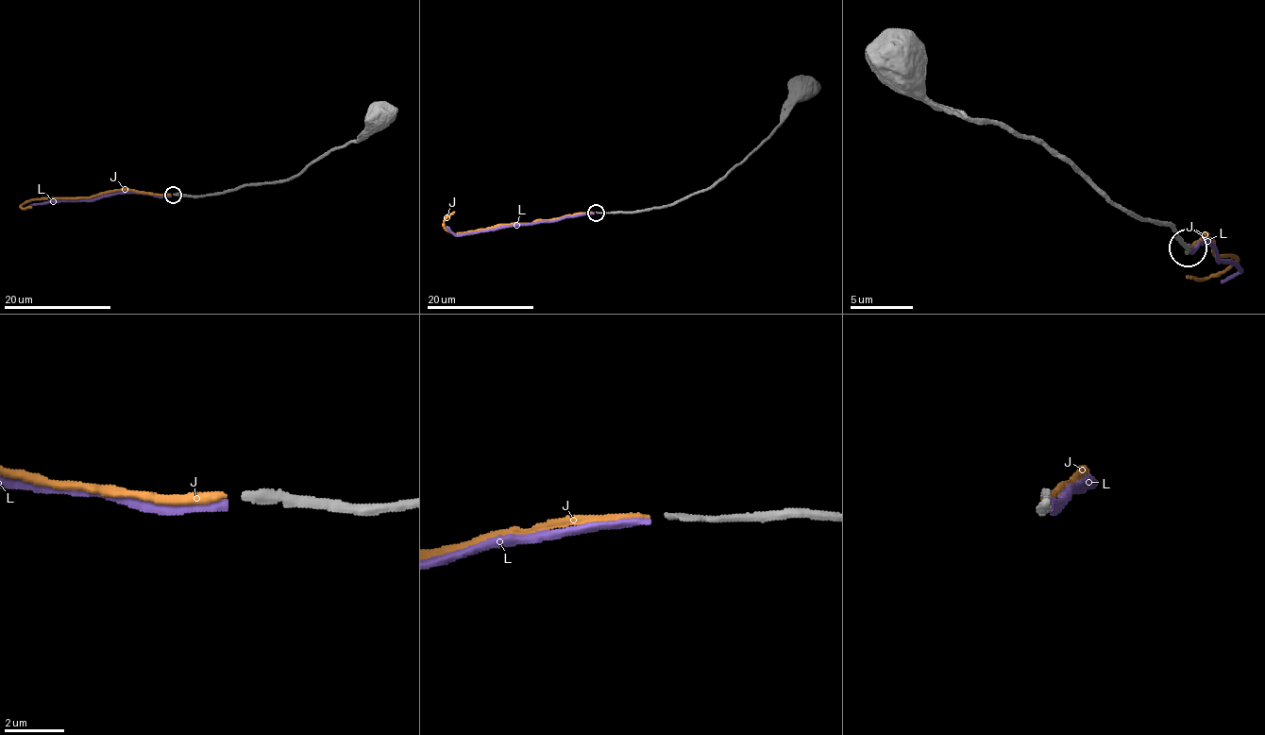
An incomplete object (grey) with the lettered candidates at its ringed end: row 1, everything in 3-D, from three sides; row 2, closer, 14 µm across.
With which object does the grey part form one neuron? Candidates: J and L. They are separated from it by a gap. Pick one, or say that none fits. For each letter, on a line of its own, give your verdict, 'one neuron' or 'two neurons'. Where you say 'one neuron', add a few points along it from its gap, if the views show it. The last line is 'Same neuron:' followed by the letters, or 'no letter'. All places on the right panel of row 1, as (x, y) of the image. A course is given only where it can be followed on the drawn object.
J: one neuron; it runs (1187, 246), (1205, 236), (1215, 252), (1238, 262), (1224, 271), (1187, 277)
L: two neurons
Same neuron: J

